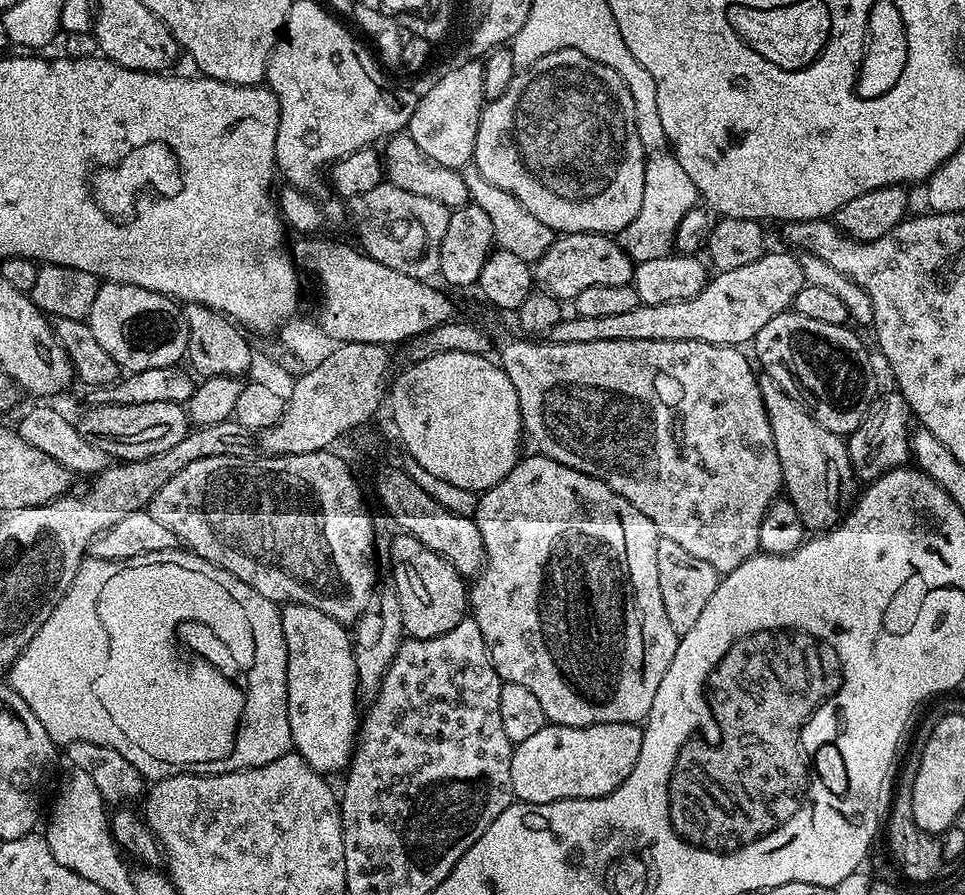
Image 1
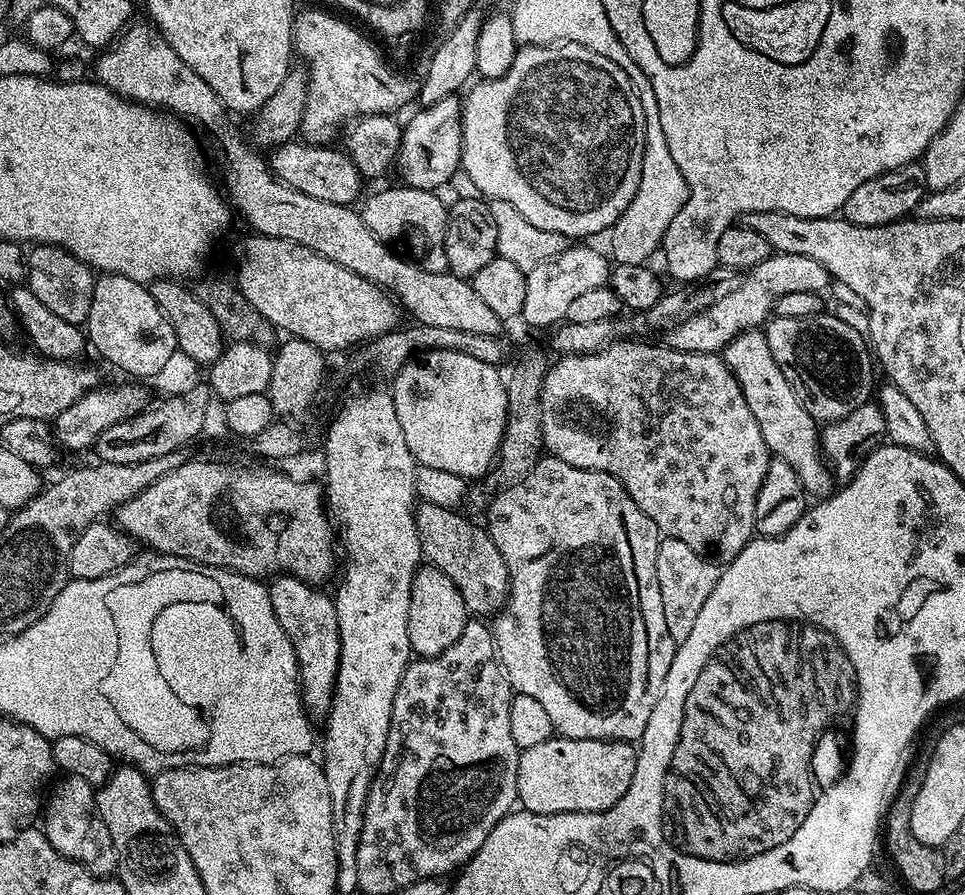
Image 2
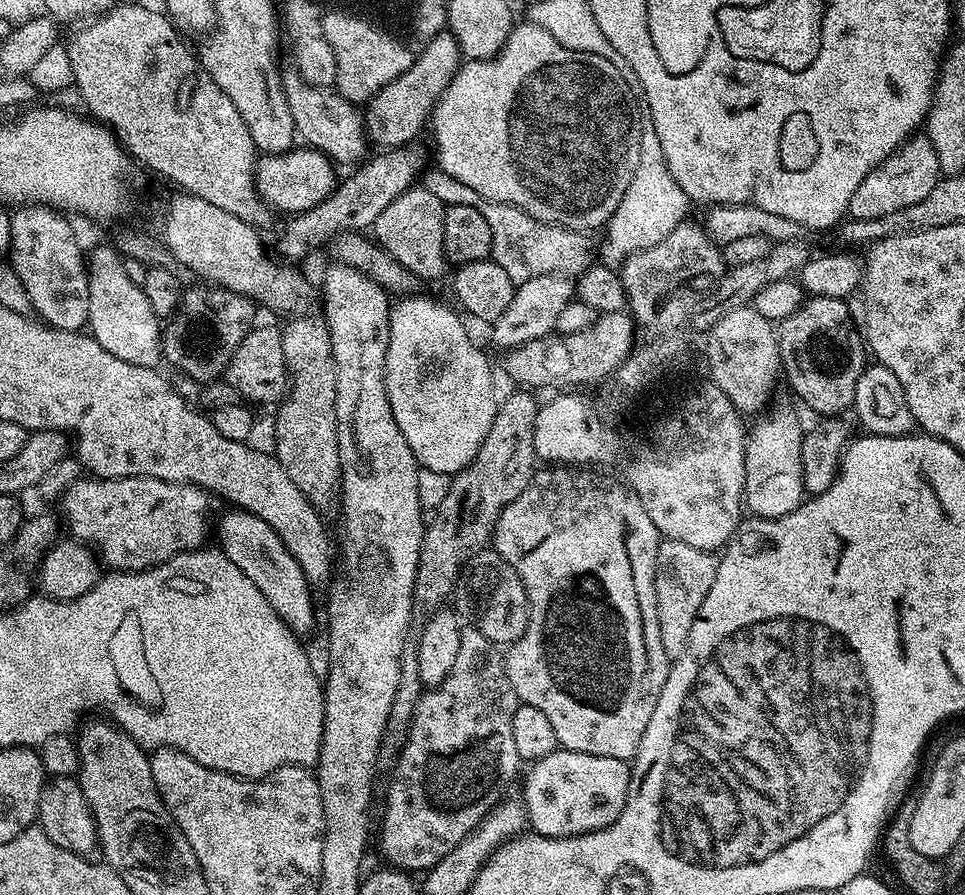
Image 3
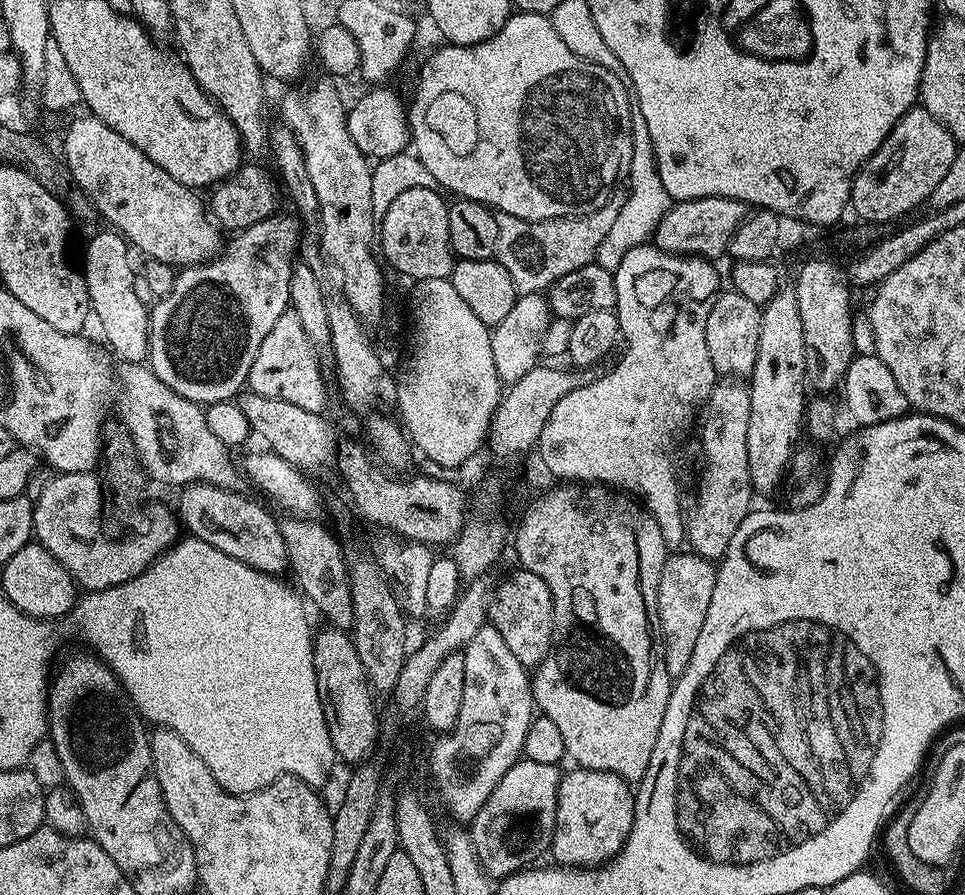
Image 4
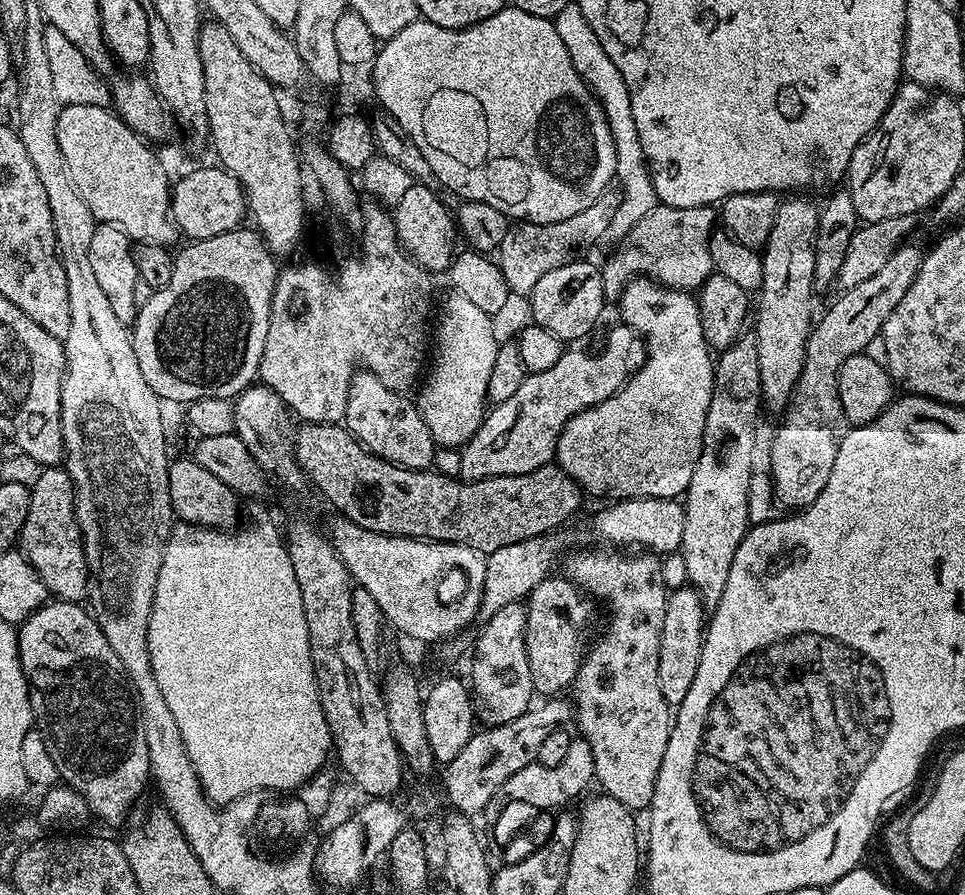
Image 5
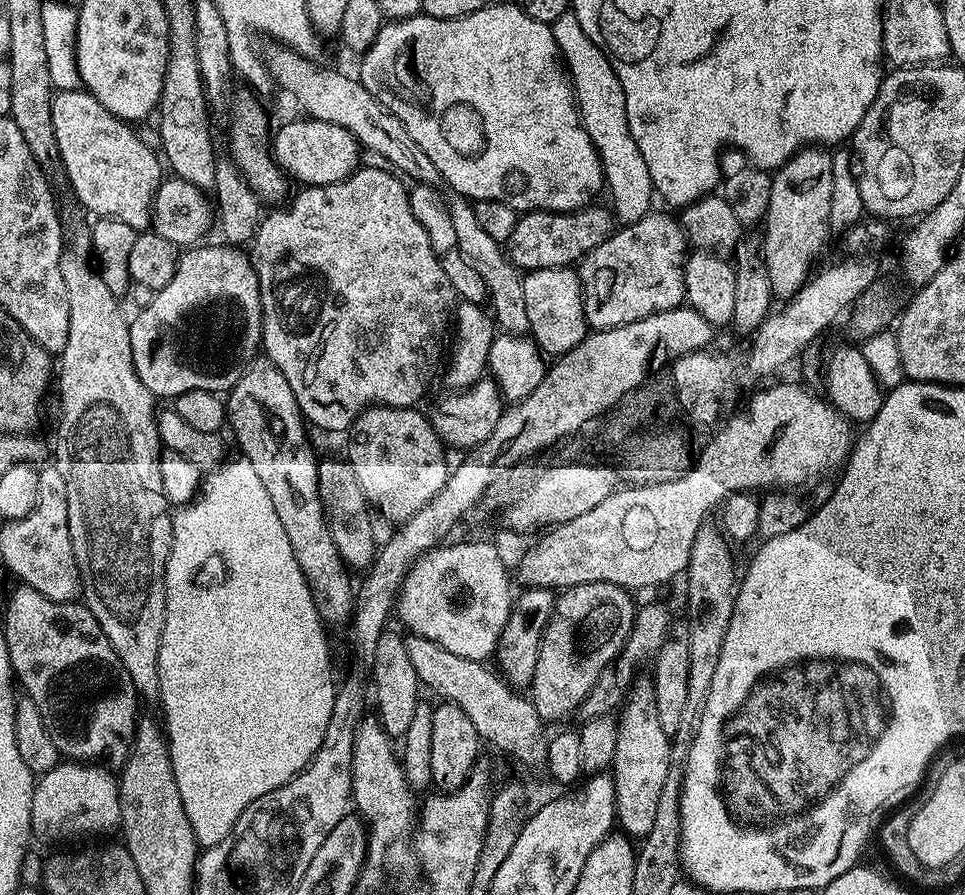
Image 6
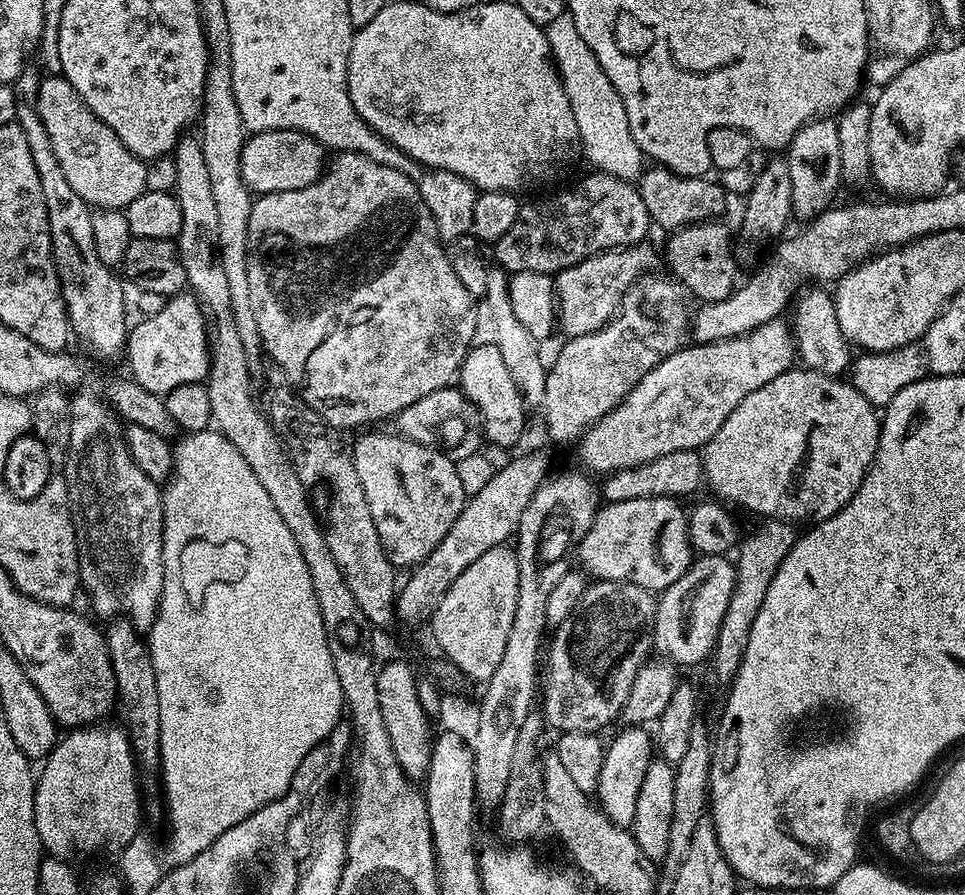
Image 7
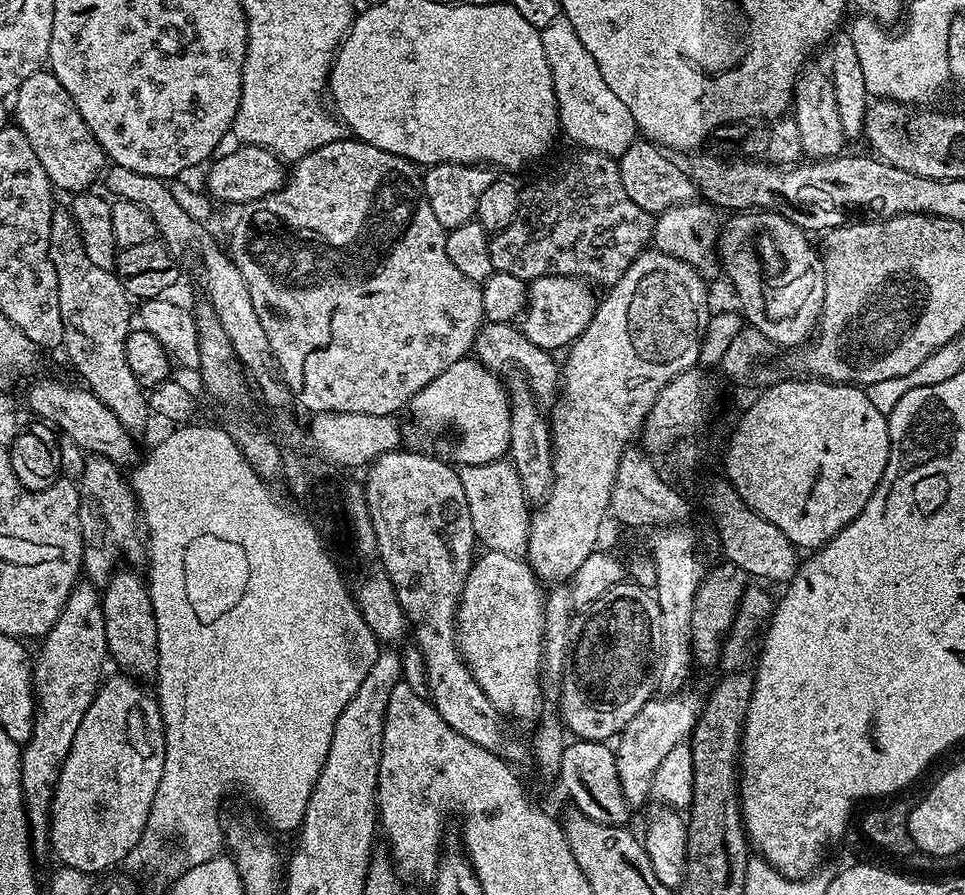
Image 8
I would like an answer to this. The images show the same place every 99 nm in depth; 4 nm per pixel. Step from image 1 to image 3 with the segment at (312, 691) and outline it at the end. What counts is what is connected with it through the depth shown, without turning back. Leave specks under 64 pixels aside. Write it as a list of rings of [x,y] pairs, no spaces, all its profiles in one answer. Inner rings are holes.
[[[228,510],[214,528],[214,536],[220,539],[219,551],[224,553],[258,590],[262,590],[262,598],[274,606],[274,614],[280,621],[295,632],[297,637],[304,635],[316,624],[316,608],[312,605],[314,588],[308,583],[306,575],[294,556],[282,542],[282,538],[262,518],[252,512]]]

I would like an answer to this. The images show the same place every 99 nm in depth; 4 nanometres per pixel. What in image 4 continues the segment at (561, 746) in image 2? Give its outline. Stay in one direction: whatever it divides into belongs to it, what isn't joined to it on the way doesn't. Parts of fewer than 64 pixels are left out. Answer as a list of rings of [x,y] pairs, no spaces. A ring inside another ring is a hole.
[[[579,766],[565,771],[556,790],[556,827],[550,837],[557,865],[569,868],[603,866],[622,849],[634,822],[636,798],[629,781],[618,774]]]

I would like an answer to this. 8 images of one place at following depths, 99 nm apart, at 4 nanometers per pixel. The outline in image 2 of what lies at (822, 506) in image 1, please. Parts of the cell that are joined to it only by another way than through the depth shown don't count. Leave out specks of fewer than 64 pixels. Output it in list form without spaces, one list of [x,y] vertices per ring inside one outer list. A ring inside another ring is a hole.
[[[763,331],[738,334],[727,344],[722,355],[738,386],[742,386],[746,406],[750,406],[750,414],[754,414],[758,430],[762,430],[769,453],[794,466],[794,474],[798,474],[798,482],[802,482],[805,493],[817,492],[820,498],[831,496],[834,477],[821,453],[818,422],[804,409],[790,382],[786,382],[786,374],[778,370],[778,362],[774,362],[770,354],[770,342],[766,342]]]

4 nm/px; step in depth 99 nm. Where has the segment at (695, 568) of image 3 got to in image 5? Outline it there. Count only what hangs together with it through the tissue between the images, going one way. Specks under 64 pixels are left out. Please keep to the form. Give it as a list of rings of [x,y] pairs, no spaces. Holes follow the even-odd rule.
[[[683,587],[676,588],[673,592],[671,589],[667,593],[668,601],[658,650],[658,686],[662,689],[662,698],[666,698],[669,706],[679,706],[694,683],[694,674],[698,674],[698,662],[702,658],[706,631],[706,609],[700,596],[692,587]]]

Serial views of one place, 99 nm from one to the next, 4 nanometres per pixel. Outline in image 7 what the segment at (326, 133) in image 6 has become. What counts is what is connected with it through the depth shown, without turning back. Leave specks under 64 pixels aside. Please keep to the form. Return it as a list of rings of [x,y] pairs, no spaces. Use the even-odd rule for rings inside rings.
[[[270,130],[249,135],[241,151],[241,176],[256,196],[302,190],[319,180],[326,171],[326,148],[313,136],[298,130]]]

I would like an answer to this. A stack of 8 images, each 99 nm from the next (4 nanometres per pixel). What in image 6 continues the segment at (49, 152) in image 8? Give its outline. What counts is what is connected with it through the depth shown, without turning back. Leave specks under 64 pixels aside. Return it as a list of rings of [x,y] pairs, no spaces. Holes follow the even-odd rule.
[[[87,90],[57,91],[52,97],[52,117],[64,175],[81,206],[89,208],[93,217],[109,216],[131,228],[147,229],[152,199],[162,179],[161,161],[136,137],[135,127],[110,114]]]

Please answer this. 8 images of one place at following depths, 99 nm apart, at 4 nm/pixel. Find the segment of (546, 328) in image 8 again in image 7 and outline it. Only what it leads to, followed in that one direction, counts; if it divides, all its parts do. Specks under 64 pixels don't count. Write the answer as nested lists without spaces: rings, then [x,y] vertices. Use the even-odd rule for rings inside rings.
[[[648,242],[629,244],[611,252],[599,252],[597,256],[586,258],[566,270],[555,273],[555,315],[558,328],[565,337],[581,336],[598,330],[616,315],[620,307],[620,297],[632,284],[645,274],[651,273],[658,260],[658,252]]]

